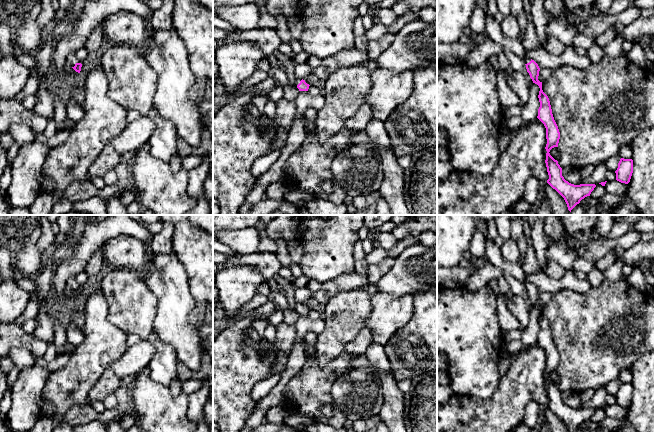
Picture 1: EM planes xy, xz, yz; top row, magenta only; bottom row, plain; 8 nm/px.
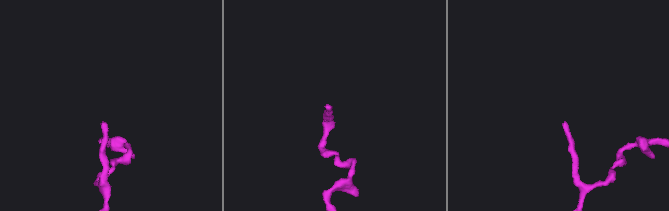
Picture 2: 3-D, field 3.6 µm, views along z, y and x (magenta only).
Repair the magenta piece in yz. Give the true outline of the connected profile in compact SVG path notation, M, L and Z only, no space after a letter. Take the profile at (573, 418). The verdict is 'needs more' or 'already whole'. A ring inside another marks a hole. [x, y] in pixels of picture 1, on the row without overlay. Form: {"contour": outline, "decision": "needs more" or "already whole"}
{"contour": "M487 239L485 257L489 263L496 266L500 270L508 272L515 279L520 281L525 286L527 296L529 297L533 307L539 310L540 315L538 322L540 331L538 333L537 342L546 352L547 368L545 373L547 377L545 387L549 399L547 407L564 422L568 432L574 432L582 423L590 420L596 409L574 409L566 405L562 400L562 392L558 388L558 385L555 384L549 377L552 372L558 371L560 356L552 338L549 322L542 314L542 306L538 304L540 295L538 288L534 284L525 280L526 274L518 262L509 262L505 260L501 255L500 248L497 247L495 243L490 242Z", "decision": "needs more"}

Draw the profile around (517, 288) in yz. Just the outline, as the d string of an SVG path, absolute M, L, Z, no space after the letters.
M501 270L501 271L503 273L503 277L506 279L506 281L509 284L510 291L514 295L520 295L520 294L523 294L526 291L525 286L523 285L523 283L521 283L520 281L518 281L517 279L515 279L508 272L506 272L504 270Z

